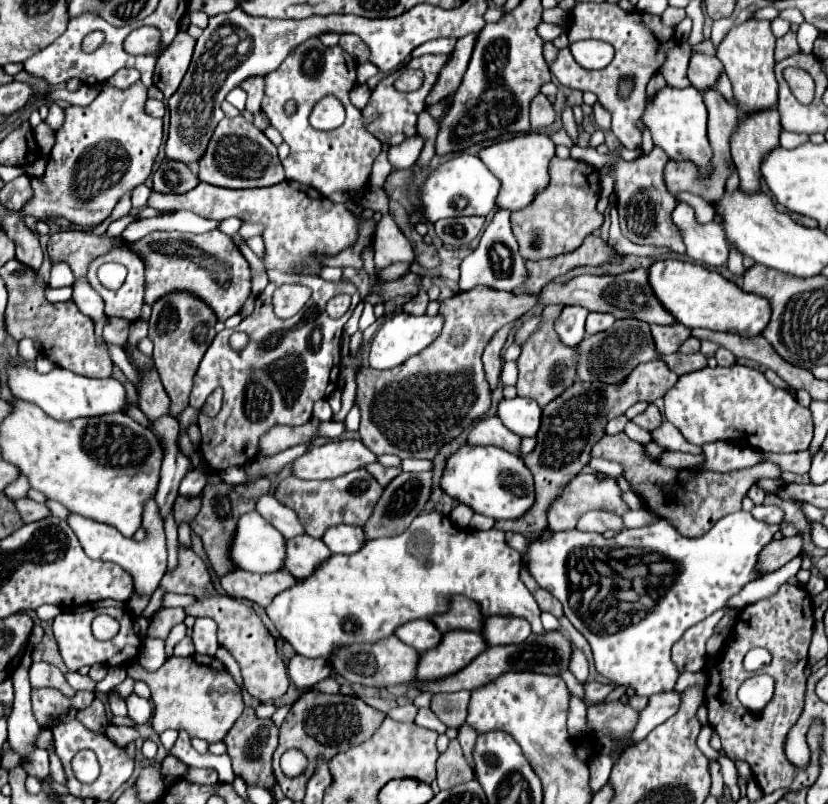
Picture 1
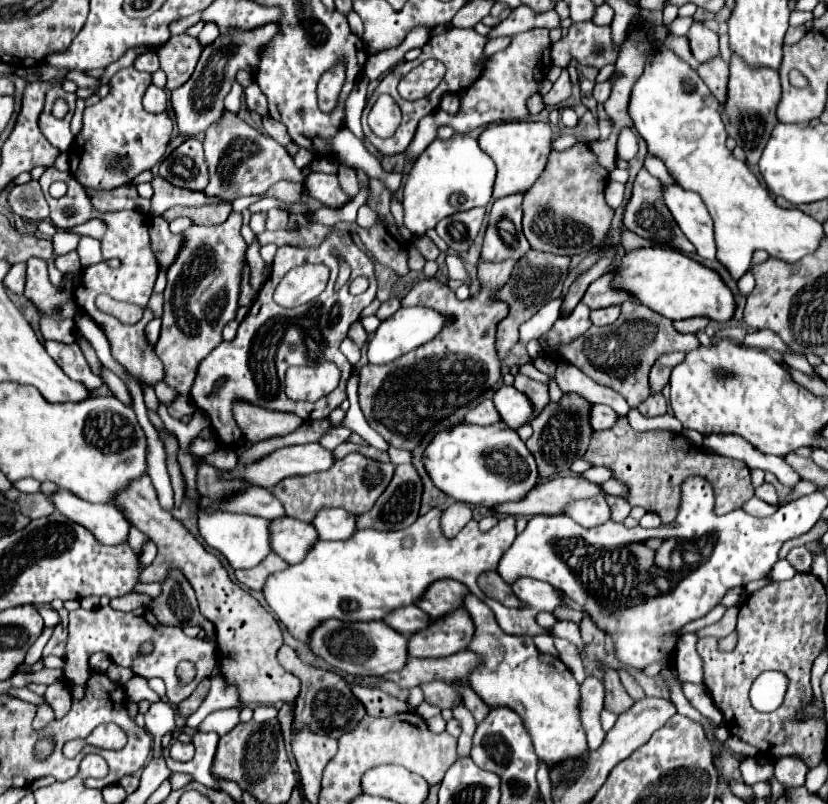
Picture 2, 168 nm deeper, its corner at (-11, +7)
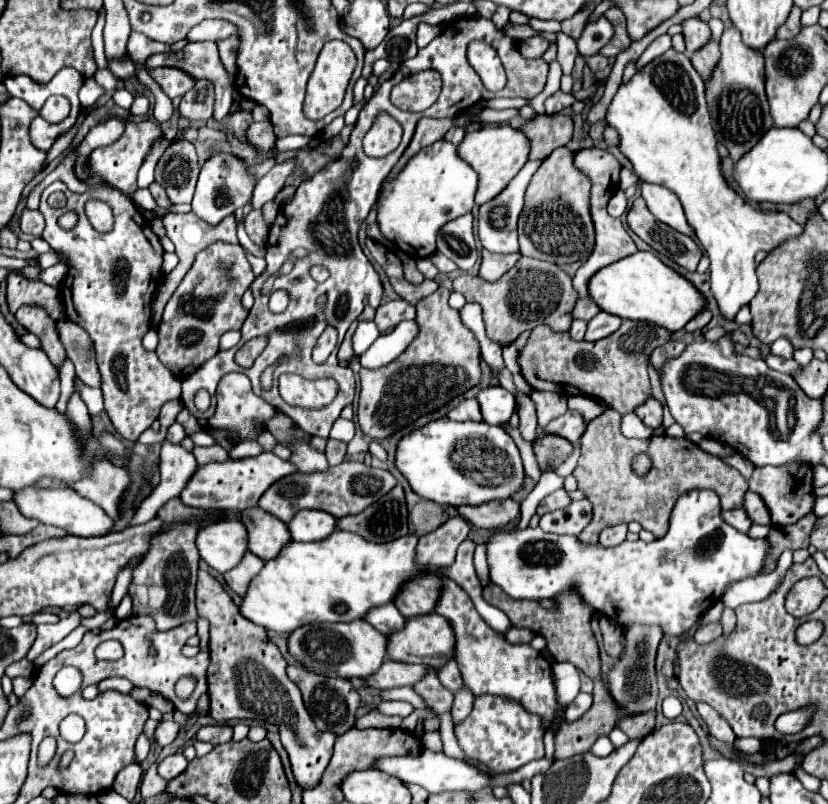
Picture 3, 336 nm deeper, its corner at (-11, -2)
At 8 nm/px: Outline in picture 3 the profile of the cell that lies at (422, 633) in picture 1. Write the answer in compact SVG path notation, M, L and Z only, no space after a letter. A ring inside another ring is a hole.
M385 603L381 607L371 607L367 615L363 615L363 621L367 621L371 627L375 627L383 635L391 635L399 631L405 623L403 615L399 615L397 607L393 603Z

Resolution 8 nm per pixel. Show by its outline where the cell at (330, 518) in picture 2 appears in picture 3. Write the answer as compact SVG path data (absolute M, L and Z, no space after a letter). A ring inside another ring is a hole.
M297 511L293 519L287 523L287 529L291 533L293 541L315 541L325 539L335 529L337 519L333 515L327 515L325 511Z

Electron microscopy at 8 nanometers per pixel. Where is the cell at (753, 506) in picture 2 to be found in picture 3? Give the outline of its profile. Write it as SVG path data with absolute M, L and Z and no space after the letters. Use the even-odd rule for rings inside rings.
M739 507L739 509L731 509L731 511L721 511L721 517L725 523L729 523L731 527L735 527L737 531L745 533L751 527L751 521L747 519L747 513Z

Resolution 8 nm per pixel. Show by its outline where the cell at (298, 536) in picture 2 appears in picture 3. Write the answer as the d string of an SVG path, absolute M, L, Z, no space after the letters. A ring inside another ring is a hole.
M251 507L241 513L241 523L247 529L247 549L261 559L271 559L279 553L283 543L291 541L287 525L261 507Z

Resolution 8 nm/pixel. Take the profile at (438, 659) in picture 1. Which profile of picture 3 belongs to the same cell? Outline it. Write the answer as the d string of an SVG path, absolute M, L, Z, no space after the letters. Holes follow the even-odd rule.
M437 613L431 615L419 615L407 619L405 627L393 635L387 637L387 659L401 661L401 663L421 663L431 667L441 667L451 659L455 649L455 635L451 631L451 625L447 619L443 619Z

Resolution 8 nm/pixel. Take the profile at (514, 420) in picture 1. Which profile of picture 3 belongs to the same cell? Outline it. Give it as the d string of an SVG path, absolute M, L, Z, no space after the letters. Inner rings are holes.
M499 385L481 389L477 393L477 401L481 407L483 421L489 425L505 425L515 411L515 397Z

